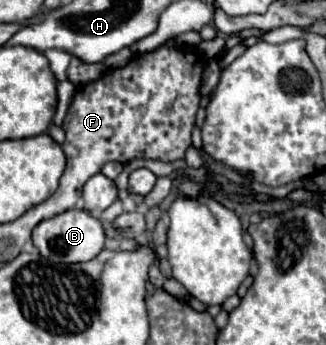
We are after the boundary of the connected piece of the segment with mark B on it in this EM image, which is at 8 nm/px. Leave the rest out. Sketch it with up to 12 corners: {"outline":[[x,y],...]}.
{"outline":[[71,209],[41,221],[33,243],[53,263],[83,263],[105,243],[103,223]]}

